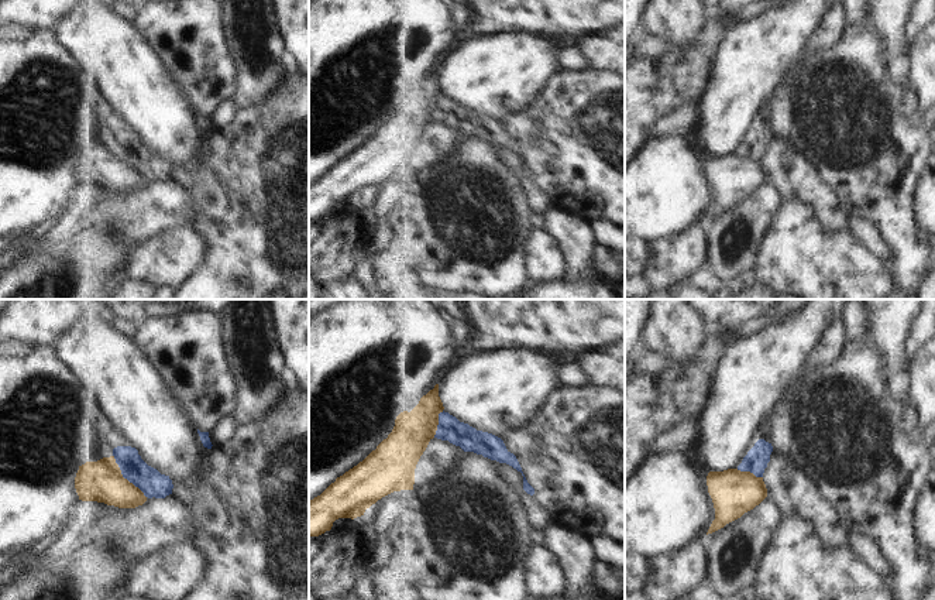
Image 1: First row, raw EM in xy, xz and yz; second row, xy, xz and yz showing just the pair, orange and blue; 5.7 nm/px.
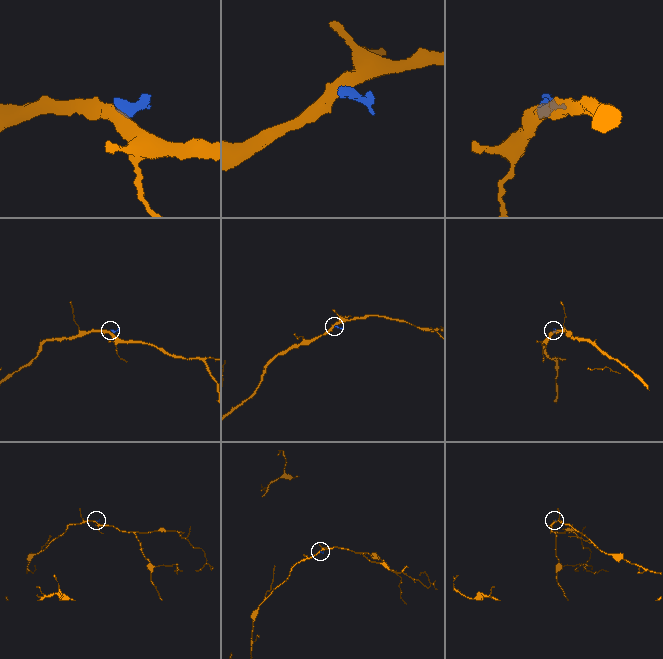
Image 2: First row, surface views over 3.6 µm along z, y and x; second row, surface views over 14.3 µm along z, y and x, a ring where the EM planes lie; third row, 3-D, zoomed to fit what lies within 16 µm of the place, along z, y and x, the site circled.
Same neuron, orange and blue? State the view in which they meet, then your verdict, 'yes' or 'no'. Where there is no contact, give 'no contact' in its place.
meets orange in xy; no

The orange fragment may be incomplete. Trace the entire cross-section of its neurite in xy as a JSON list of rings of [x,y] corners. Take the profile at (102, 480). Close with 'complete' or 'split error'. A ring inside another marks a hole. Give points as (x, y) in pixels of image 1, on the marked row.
[[[114,456],[79,466],[75,488],[82,501],[97,501],[118,508],[135,508],[147,501],[144,493],[123,477]]]; complete

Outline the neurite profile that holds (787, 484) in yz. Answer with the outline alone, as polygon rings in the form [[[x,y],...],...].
[[[773,448],[763,473],[767,497],[783,515],[797,514],[809,521],[828,546],[853,545],[836,517],[836,510],[821,494],[819,487],[787,453]]]

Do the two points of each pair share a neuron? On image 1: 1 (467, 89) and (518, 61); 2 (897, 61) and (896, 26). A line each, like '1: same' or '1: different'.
1: same
2: same

